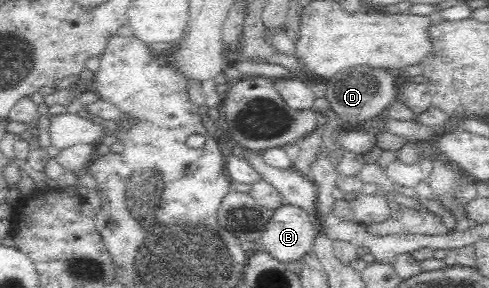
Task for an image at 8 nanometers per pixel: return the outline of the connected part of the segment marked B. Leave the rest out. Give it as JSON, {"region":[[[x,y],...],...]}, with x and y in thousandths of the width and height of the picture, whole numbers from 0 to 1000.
{"region":[[[587,708],[560,733],[528,858],[579,917],[599,913],[638,865],[648,813],[640,757],[613,719]]]}

